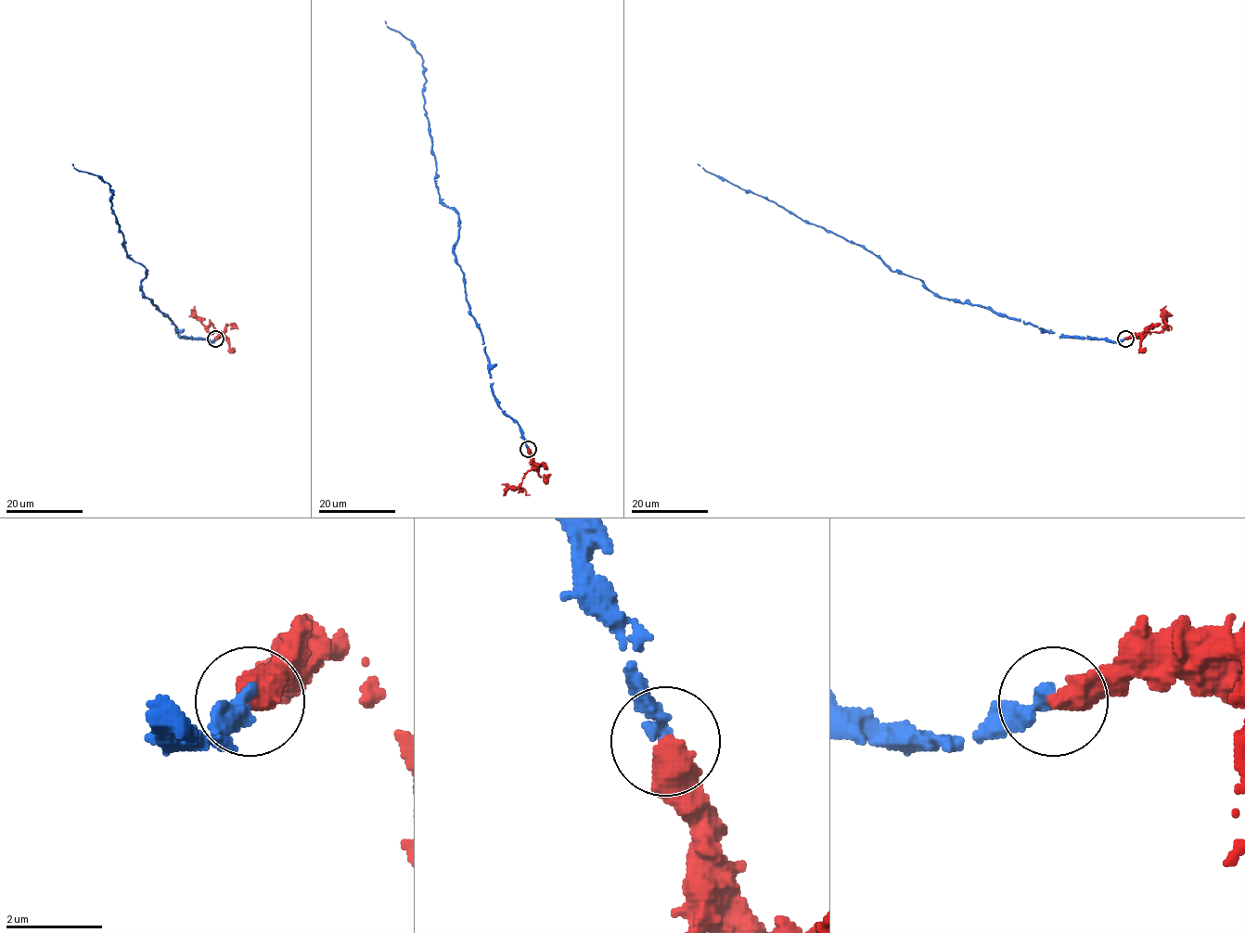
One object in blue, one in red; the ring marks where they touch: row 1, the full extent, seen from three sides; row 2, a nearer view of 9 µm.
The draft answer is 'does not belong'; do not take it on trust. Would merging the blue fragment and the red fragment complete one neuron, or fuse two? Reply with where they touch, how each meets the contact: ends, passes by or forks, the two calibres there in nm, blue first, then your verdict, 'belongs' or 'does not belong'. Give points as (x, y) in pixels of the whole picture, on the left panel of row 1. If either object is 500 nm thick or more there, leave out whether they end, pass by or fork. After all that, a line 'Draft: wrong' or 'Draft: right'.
(215, 338) | 320/600 nm | belongs
Draft: wrong

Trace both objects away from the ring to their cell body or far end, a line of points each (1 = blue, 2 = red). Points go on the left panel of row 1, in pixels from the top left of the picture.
1: (215, 338), (179, 337), (172, 320), (145, 295), (141, 282), (147, 271), (122, 245), (109, 185), (72, 164)
2: (215, 338), (219, 333), (209, 332), (196, 314), (194, 306)

